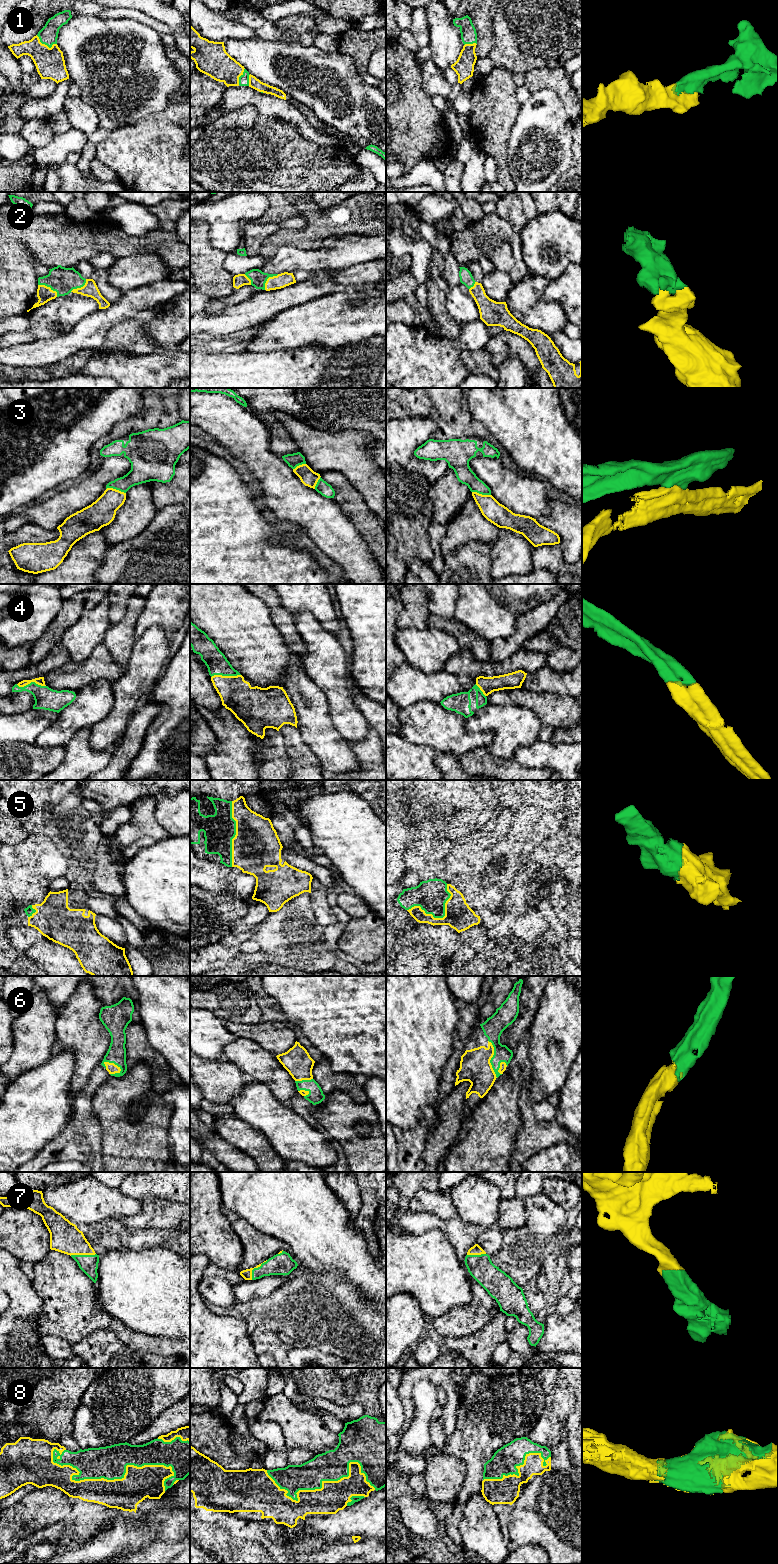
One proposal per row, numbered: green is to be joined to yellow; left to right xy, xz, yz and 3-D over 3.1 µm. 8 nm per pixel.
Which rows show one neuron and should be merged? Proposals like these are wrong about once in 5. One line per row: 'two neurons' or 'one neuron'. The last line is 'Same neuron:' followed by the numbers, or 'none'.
1: one neuron
2: one neuron
3: two neurons
4: one neuron
5: one neuron
6: one neuron
7: one neuron
8: one neuron
Same neuron: 1, 2, 4, 5, 6, 7, 8

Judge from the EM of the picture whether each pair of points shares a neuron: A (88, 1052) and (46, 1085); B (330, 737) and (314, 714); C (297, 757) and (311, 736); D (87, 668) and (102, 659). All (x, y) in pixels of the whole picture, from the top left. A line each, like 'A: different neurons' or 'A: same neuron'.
A: different neurons
B: same neuron
C: different neurons
D: same neuron

